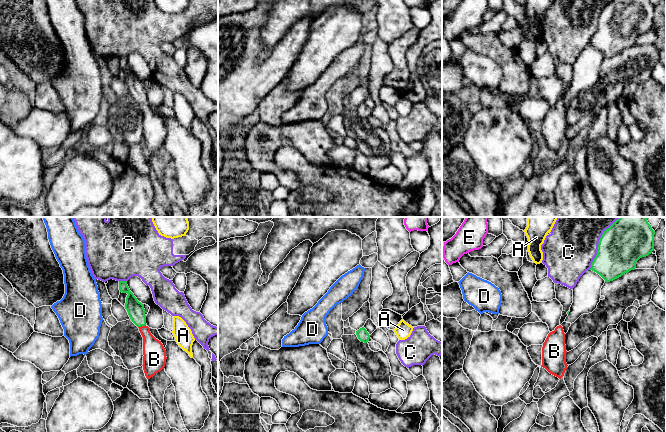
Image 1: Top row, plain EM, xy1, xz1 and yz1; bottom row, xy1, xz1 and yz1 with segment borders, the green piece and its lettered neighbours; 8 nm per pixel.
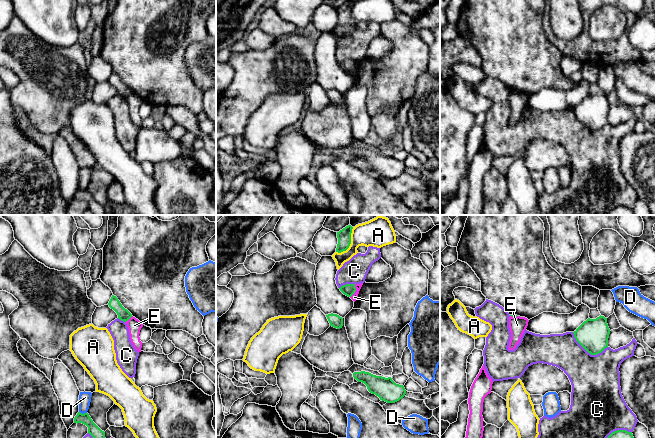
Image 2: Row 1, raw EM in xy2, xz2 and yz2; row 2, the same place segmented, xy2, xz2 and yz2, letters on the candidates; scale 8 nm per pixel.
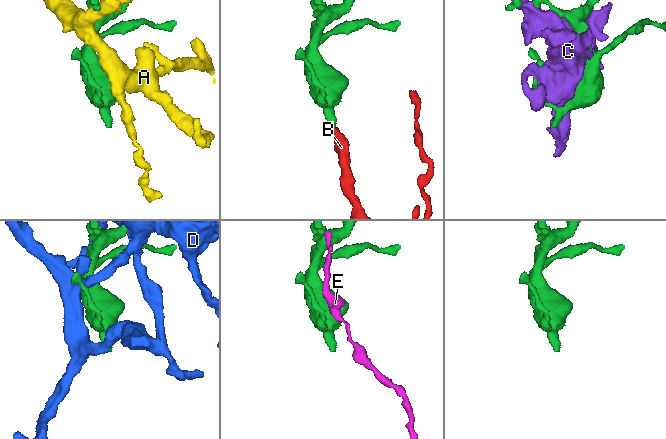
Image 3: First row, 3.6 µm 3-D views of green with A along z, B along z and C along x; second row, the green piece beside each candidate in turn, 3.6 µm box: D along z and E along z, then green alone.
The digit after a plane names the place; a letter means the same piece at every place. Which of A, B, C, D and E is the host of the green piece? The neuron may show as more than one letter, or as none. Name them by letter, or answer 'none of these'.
B

